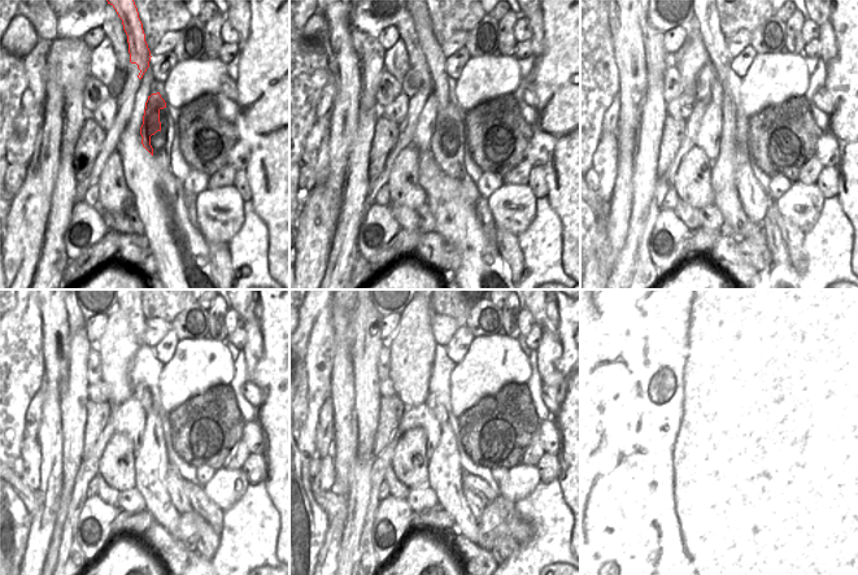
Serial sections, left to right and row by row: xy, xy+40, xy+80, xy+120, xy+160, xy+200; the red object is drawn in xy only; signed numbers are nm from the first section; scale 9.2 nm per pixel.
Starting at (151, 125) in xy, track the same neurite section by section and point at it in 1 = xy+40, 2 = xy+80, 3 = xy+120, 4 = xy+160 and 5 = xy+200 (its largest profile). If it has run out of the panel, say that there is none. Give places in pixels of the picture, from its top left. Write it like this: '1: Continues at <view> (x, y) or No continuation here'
1: Continues at xy+40 (434, 55)
2: Continues at xy+80 (736, 223)
3: Continues at xy+120 (152, 465)
4: Continues at xy+160 (444, 471)
5: Continues at xy+200 (736, 474).

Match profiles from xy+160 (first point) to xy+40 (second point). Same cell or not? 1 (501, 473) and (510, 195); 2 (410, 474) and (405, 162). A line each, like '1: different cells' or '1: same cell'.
1: different cells
2: same cell

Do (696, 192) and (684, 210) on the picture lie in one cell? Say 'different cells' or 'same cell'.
different cells

